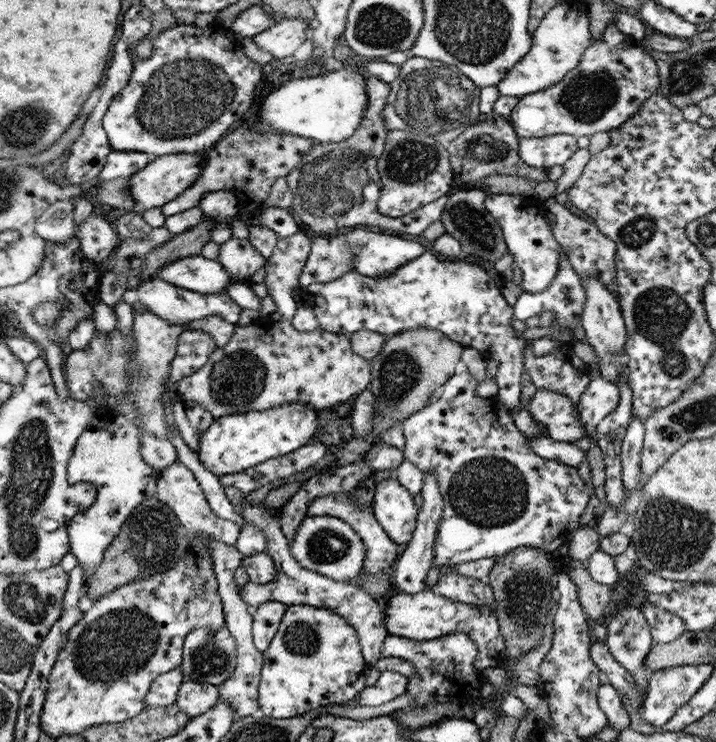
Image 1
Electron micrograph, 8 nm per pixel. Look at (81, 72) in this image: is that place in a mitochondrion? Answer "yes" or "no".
no

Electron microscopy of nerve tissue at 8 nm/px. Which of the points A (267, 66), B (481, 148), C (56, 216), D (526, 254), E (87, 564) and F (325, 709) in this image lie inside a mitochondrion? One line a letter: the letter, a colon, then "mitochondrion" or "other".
A: other
B: mitochondrion
C: mitochondrion
D: other
E: other
F: other

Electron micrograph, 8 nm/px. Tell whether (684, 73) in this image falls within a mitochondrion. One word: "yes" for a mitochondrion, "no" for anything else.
yes

